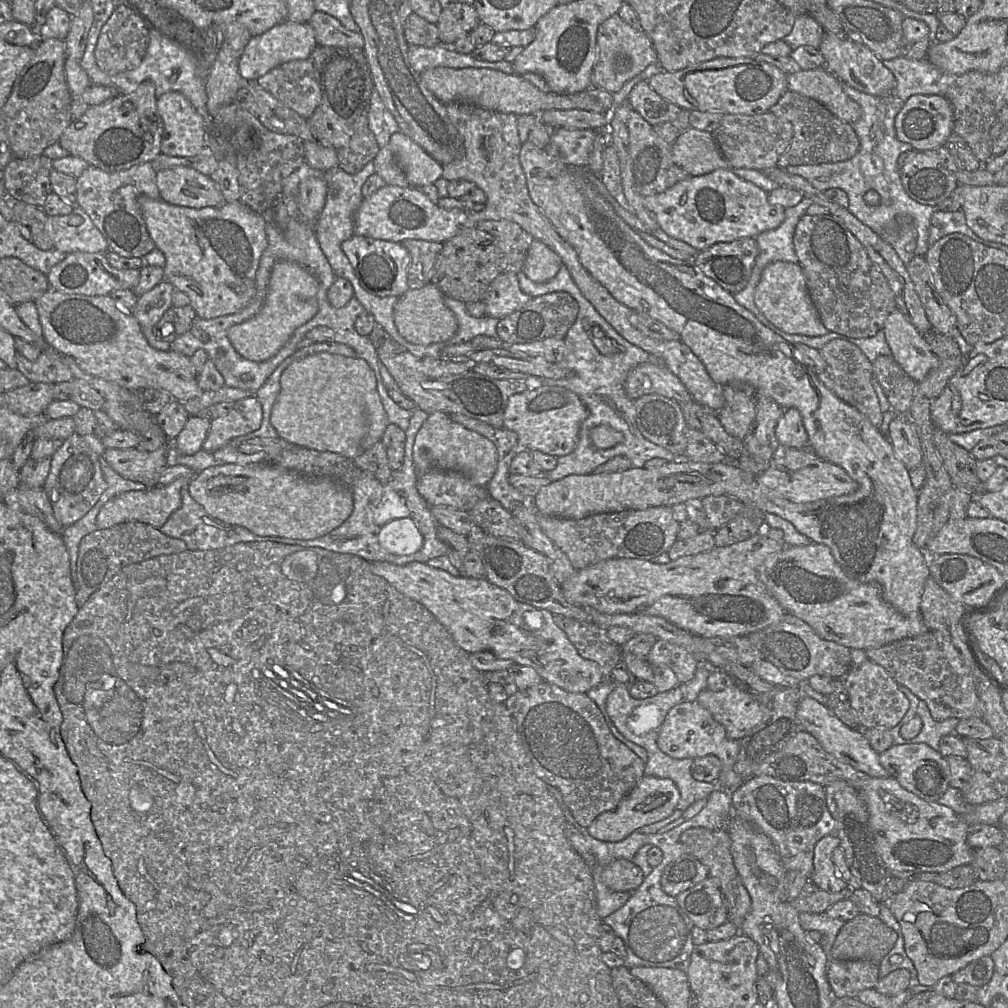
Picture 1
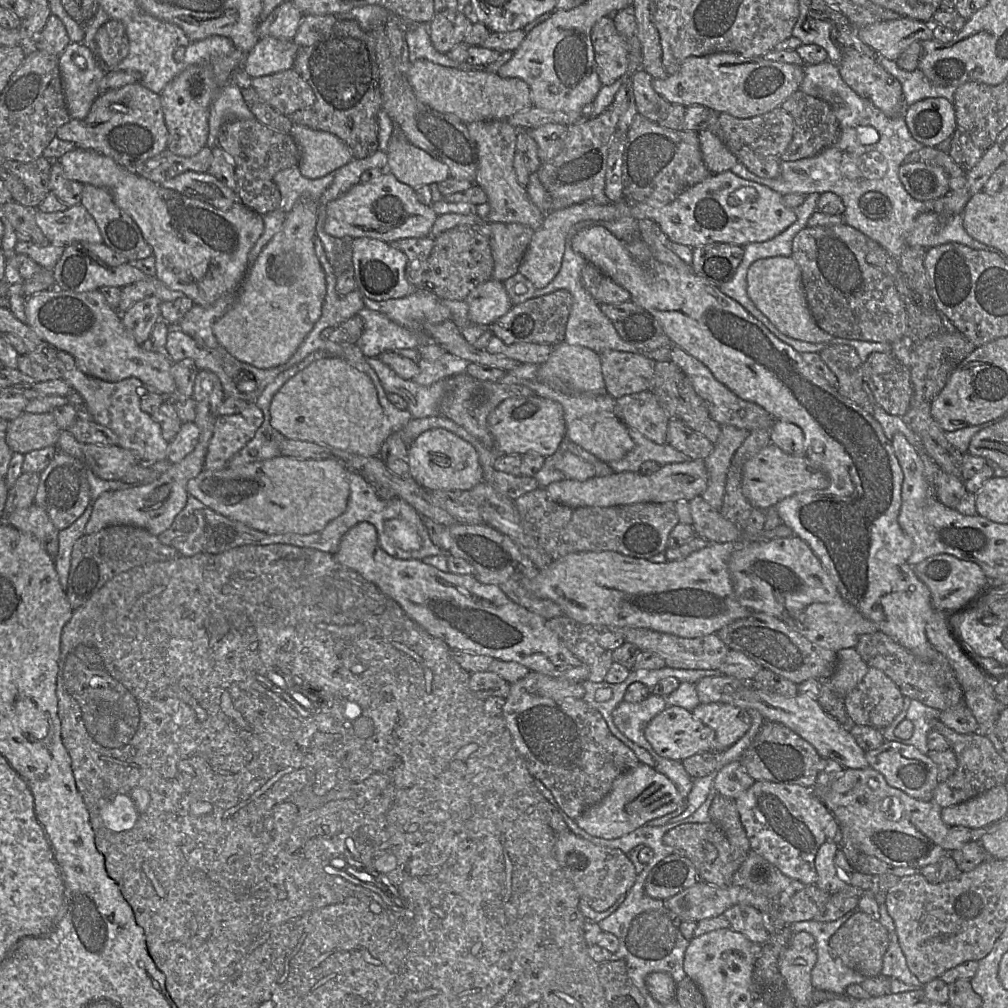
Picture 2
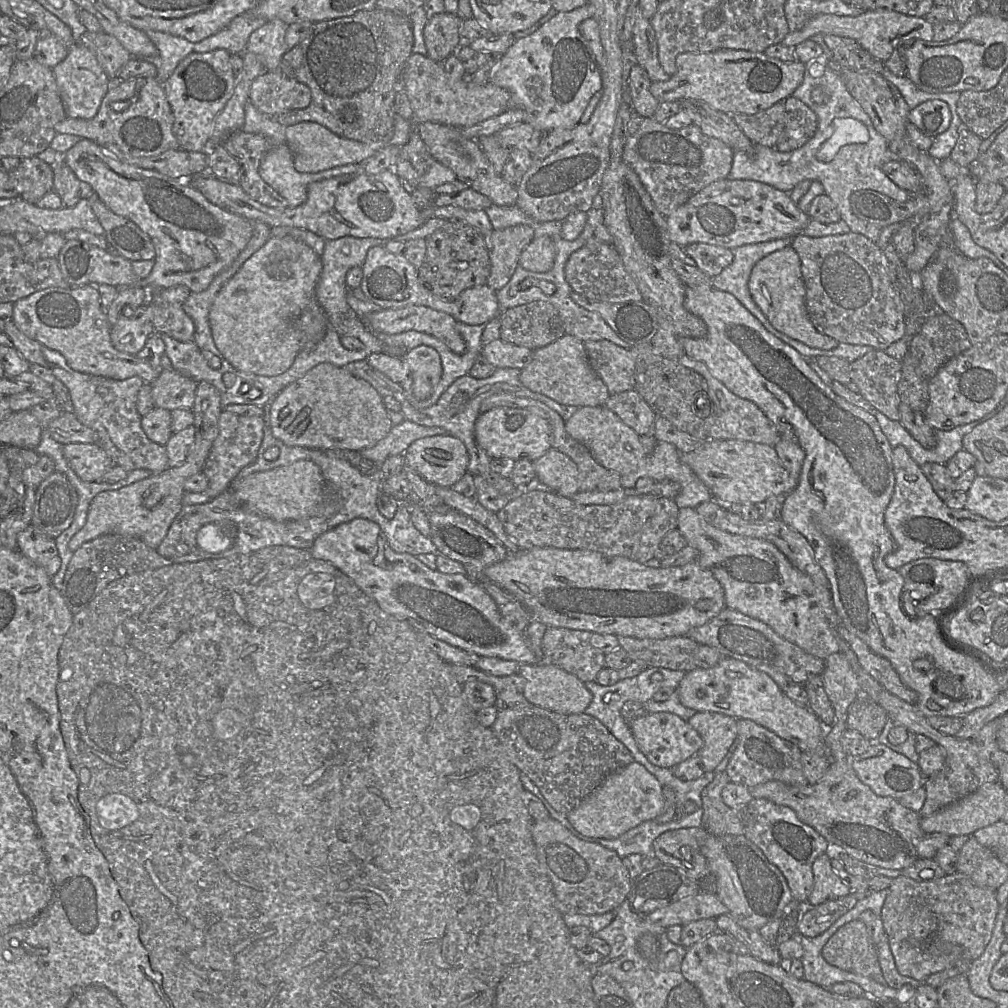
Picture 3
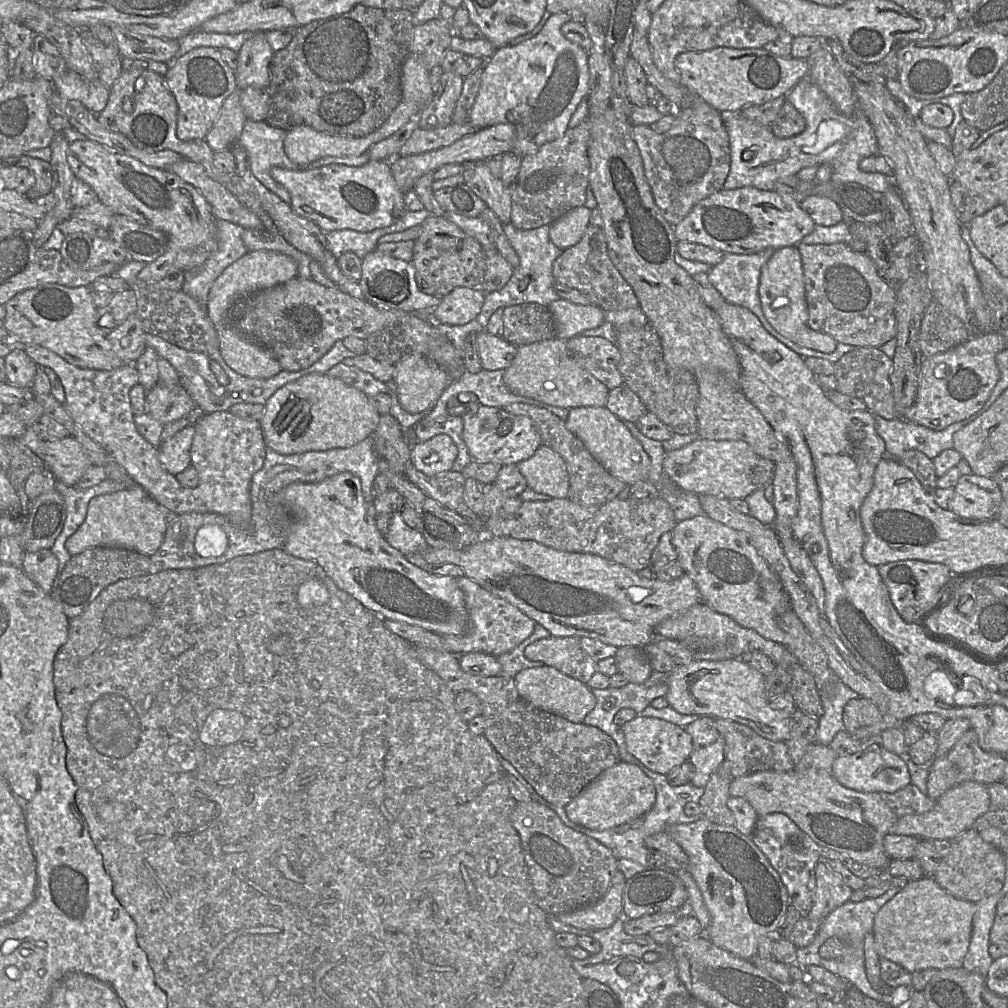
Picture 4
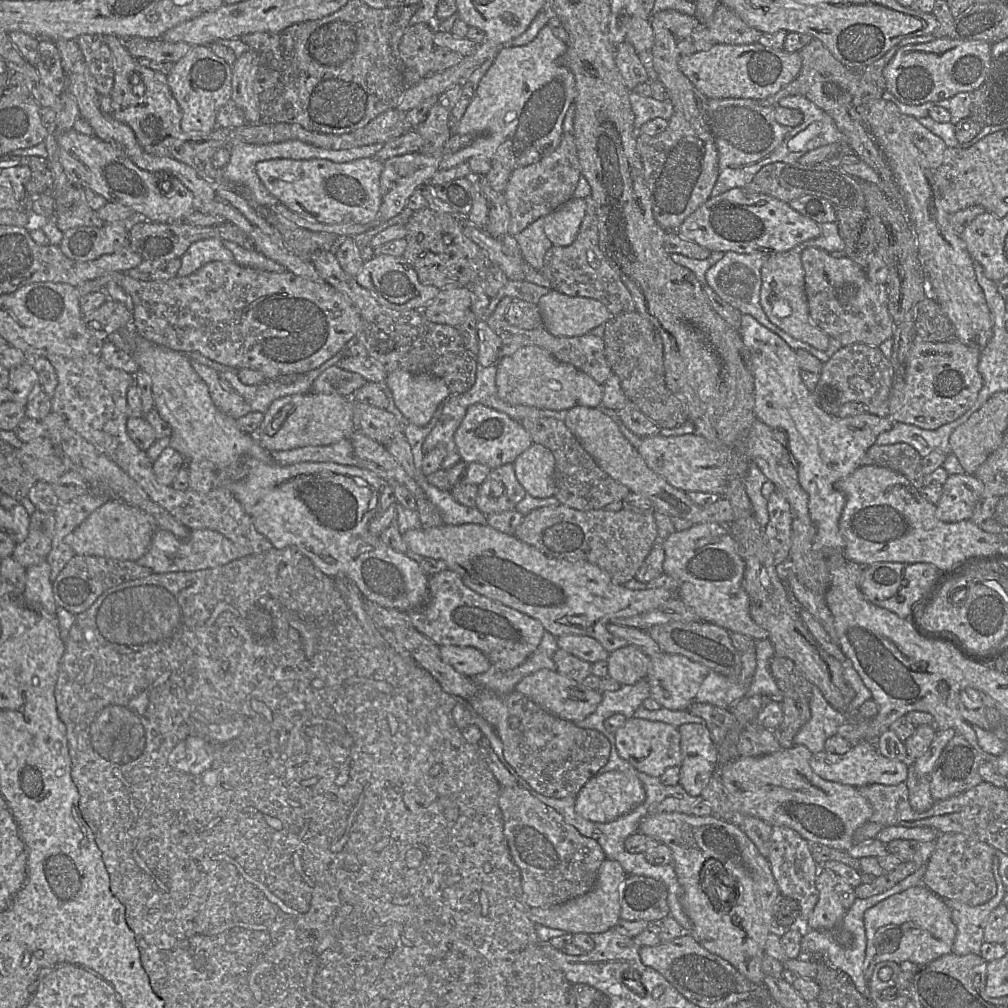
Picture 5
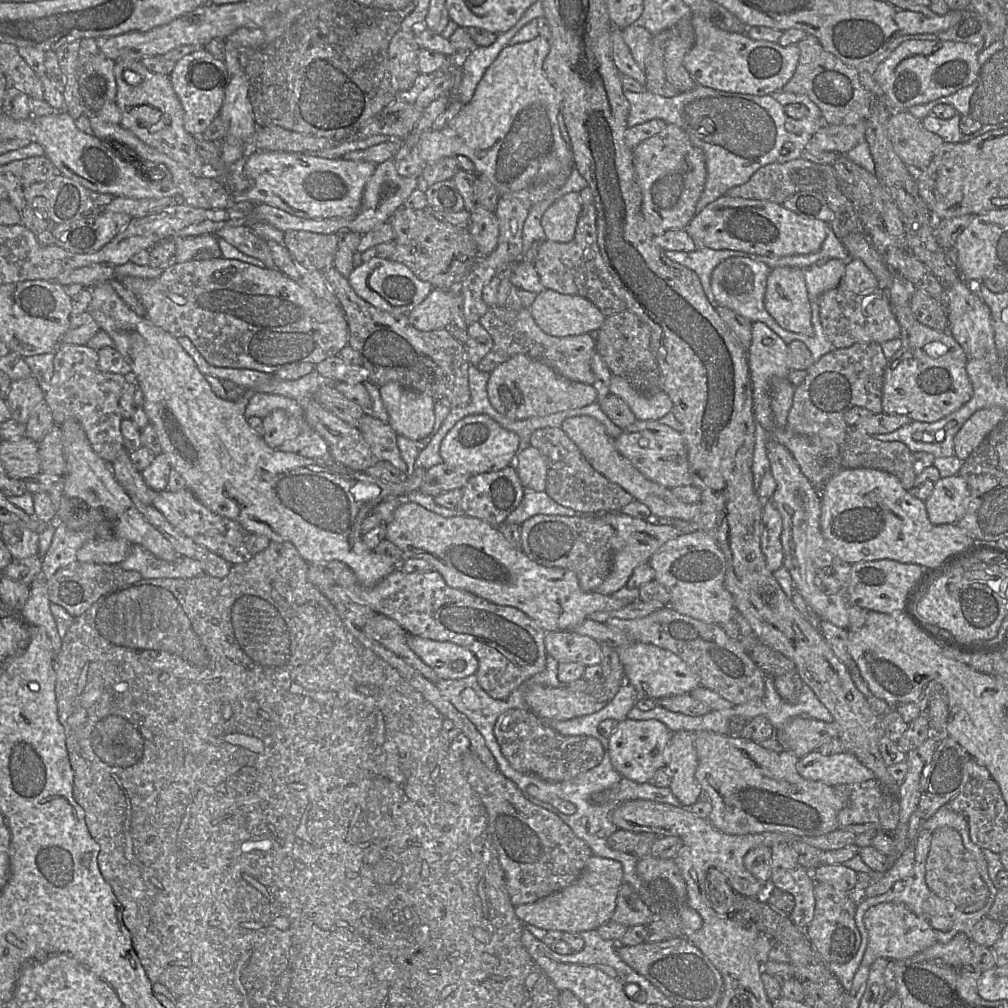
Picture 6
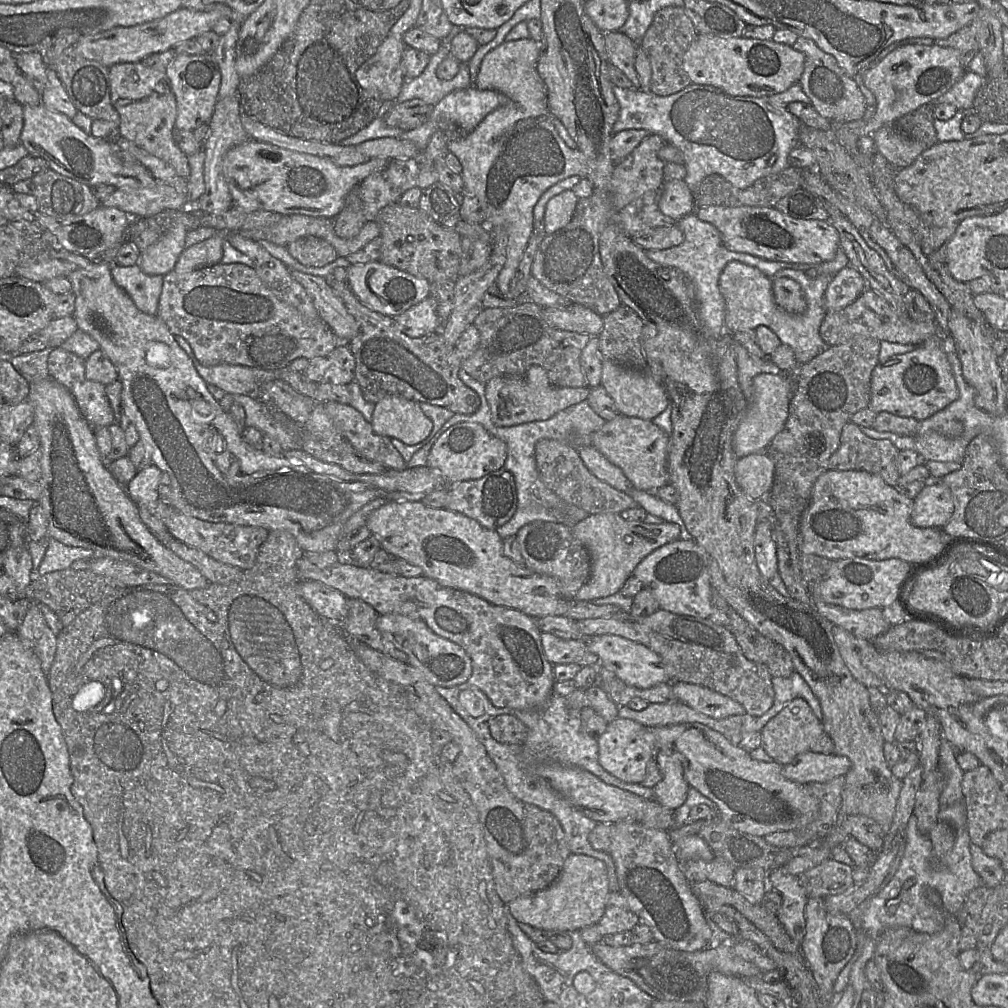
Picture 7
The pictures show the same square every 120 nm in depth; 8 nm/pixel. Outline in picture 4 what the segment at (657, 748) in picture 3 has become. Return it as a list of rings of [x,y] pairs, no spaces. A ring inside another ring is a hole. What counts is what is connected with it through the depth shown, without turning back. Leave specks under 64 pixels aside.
[[[636,715],[621,726],[626,748],[648,769],[660,774],[668,774],[689,759],[693,750],[692,738],[687,731],[674,723],[642,715]]]

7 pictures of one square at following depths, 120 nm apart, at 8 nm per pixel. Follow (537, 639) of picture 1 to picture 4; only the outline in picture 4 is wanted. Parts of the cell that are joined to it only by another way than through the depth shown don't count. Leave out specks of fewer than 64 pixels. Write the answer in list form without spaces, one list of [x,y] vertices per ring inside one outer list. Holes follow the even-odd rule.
[[[342,472],[320,482],[292,483],[276,495],[276,500],[293,517],[281,549],[294,557],[316,562],[340,589],[366,608],[383,619],[402,621],[439,635],[460,635],[467,631],[469,615],[464,593],[459,588],[456,577],[435,575],[422,570],[389,545],[376,526],[374,503],[365,498],[358,476]]]

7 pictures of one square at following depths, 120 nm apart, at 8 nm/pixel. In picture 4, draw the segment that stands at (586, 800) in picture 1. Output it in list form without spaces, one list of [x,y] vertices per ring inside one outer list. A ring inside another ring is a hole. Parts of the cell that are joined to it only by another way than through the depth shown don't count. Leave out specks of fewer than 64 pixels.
[[[415,646],[415,653],[455,693],[470,691],[477,696],[486,720],[484,736],[548,802],[565,808],[587,784],[620,761],[617,744],[608,734],[533,706],[519,695],[514,678],[469,674],[461,669],[459,657],[447,651]]]

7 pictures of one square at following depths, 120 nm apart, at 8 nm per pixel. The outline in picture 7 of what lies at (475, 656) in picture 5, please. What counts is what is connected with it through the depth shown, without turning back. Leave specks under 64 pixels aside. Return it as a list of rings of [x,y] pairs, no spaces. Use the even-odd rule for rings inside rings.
[[[385,614],[378,616],[376,626],[385,639],[407,655],[407,664],[420,671],[434,687],[453,687],[467,682],[470,678],[472,662],[465,650],[435,634],[423,620],[398,614]]]

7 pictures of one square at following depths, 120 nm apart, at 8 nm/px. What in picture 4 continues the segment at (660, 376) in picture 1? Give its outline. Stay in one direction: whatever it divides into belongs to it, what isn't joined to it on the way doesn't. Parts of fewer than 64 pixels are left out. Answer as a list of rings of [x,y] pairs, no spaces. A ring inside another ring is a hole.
[[[578,335],[567,340],[567,347],[575,360],[609,390],[624,384],[618,370],[620,352],[615,342],[603,337]]]

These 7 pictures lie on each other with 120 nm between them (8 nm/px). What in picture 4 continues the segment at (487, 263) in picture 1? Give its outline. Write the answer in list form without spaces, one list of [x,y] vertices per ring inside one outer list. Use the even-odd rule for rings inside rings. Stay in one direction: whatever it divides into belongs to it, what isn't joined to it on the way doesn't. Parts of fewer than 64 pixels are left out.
[[[431,214],[421,223],[421,233],[414,241],[411,263],[415,268],[418,288],[426,294],[442,298],[456,287],[480,288],[486,270],[486,252],[475,238],[465,233],[455,223],[443,215]]]

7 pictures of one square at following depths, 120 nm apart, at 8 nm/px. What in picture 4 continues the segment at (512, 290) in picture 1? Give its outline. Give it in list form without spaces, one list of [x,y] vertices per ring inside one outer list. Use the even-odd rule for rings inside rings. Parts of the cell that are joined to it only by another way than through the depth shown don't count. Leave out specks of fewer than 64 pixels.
[[[456,287],[441,298],[440,304],[432,309],[431,319],[434,323],[464,325],[476,319],[484,303],[486,293],[480,288]]]

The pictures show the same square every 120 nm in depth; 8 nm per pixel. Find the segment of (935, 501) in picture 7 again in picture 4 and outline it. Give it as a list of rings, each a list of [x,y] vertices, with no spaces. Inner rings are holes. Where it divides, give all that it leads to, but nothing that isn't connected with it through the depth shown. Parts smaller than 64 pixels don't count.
[[[964,474],[954,487],[948,510],[966,519],[996,519],[1001,501],[1000,488],[993,479]]]

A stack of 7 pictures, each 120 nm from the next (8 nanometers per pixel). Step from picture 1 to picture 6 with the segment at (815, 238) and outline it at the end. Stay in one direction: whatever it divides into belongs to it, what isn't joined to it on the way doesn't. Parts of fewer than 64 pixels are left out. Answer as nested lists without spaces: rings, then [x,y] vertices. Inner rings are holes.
[[[836,287],[822,294],[818,304],[823,331],[836,349],[848,348],[855,343],[881,344],[900,337],[900,326],[893,313],[887,292],[881,288],[855,294]]]

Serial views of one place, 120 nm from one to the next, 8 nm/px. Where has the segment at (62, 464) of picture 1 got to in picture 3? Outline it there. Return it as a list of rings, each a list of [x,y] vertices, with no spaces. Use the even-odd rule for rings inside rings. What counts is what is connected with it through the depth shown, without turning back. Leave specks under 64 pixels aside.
[[[55,470],[37,487],[31,525],[56,538],[71,525],[77,504],[75,487],[65,474]]]

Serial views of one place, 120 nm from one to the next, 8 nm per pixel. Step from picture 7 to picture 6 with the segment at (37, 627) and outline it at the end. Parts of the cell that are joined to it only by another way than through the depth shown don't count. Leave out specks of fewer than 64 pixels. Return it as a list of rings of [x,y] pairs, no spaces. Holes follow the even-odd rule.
[[[37,577],[30,584],[30,596],[21,612],[26,622],[45,629],[56,657],[61,648],[61,638],[50,610],[50,603],[46,581]]]

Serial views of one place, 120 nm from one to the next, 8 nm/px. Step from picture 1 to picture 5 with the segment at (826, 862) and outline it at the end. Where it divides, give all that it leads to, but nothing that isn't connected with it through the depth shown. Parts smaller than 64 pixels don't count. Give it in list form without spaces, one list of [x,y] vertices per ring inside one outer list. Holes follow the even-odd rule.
[[[820,867],[816,879],[818,902],[811,915],[801,921],[806,929],[833,932],[834,939],[845,948],[854,943],[854,935],[841,927],[846,912],[856,900],[855,888],[829,869]]]

